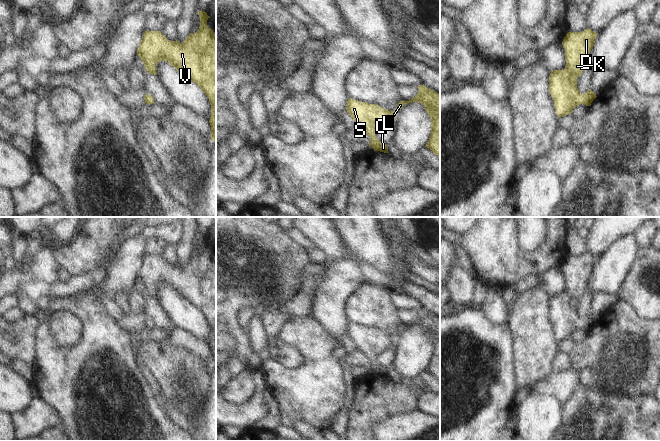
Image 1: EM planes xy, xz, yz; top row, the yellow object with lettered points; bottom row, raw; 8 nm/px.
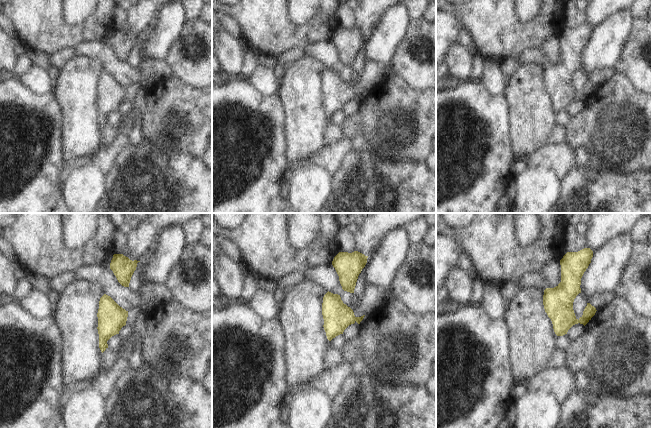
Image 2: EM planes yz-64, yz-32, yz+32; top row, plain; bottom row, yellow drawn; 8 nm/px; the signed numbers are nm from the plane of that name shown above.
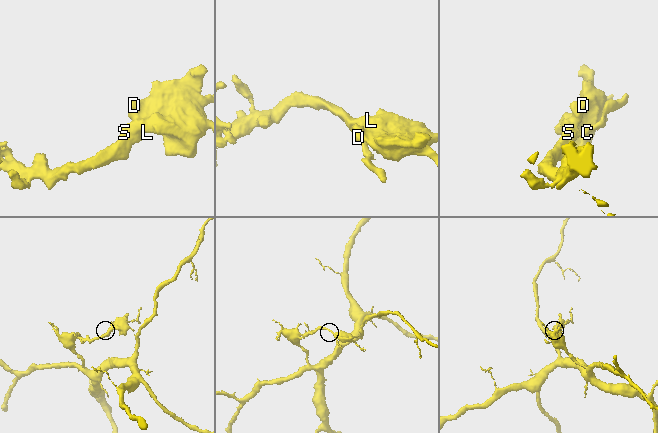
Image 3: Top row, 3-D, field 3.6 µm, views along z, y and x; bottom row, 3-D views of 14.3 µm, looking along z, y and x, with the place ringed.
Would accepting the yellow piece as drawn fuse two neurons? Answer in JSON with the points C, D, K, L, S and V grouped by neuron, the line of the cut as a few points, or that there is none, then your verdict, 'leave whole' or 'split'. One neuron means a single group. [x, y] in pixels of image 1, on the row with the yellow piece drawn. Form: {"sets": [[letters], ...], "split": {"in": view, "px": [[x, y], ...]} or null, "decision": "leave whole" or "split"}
{"sets": [["C", "D", "K", "L", "S", "V"]], "split": null, "decision": "leave whole"}

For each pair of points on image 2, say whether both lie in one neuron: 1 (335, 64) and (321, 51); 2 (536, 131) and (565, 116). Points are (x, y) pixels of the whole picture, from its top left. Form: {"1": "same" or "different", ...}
{"1": "same", "2": "different"}

